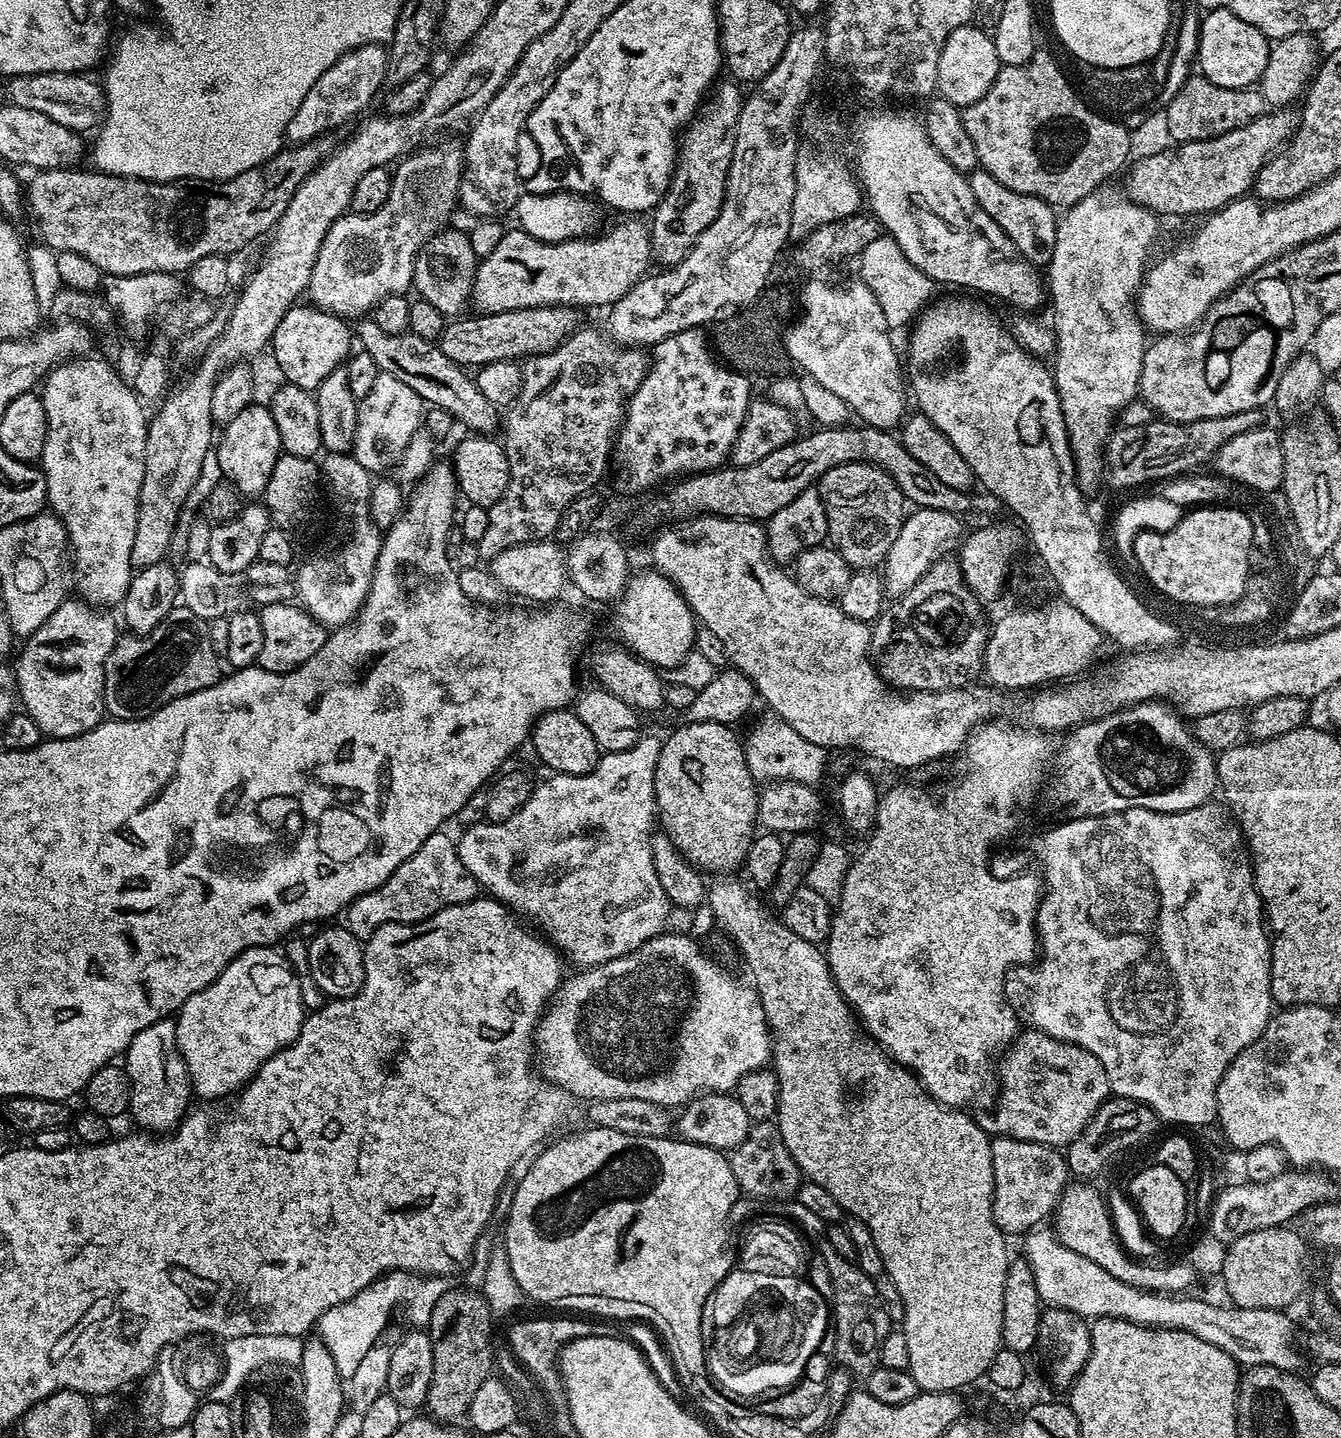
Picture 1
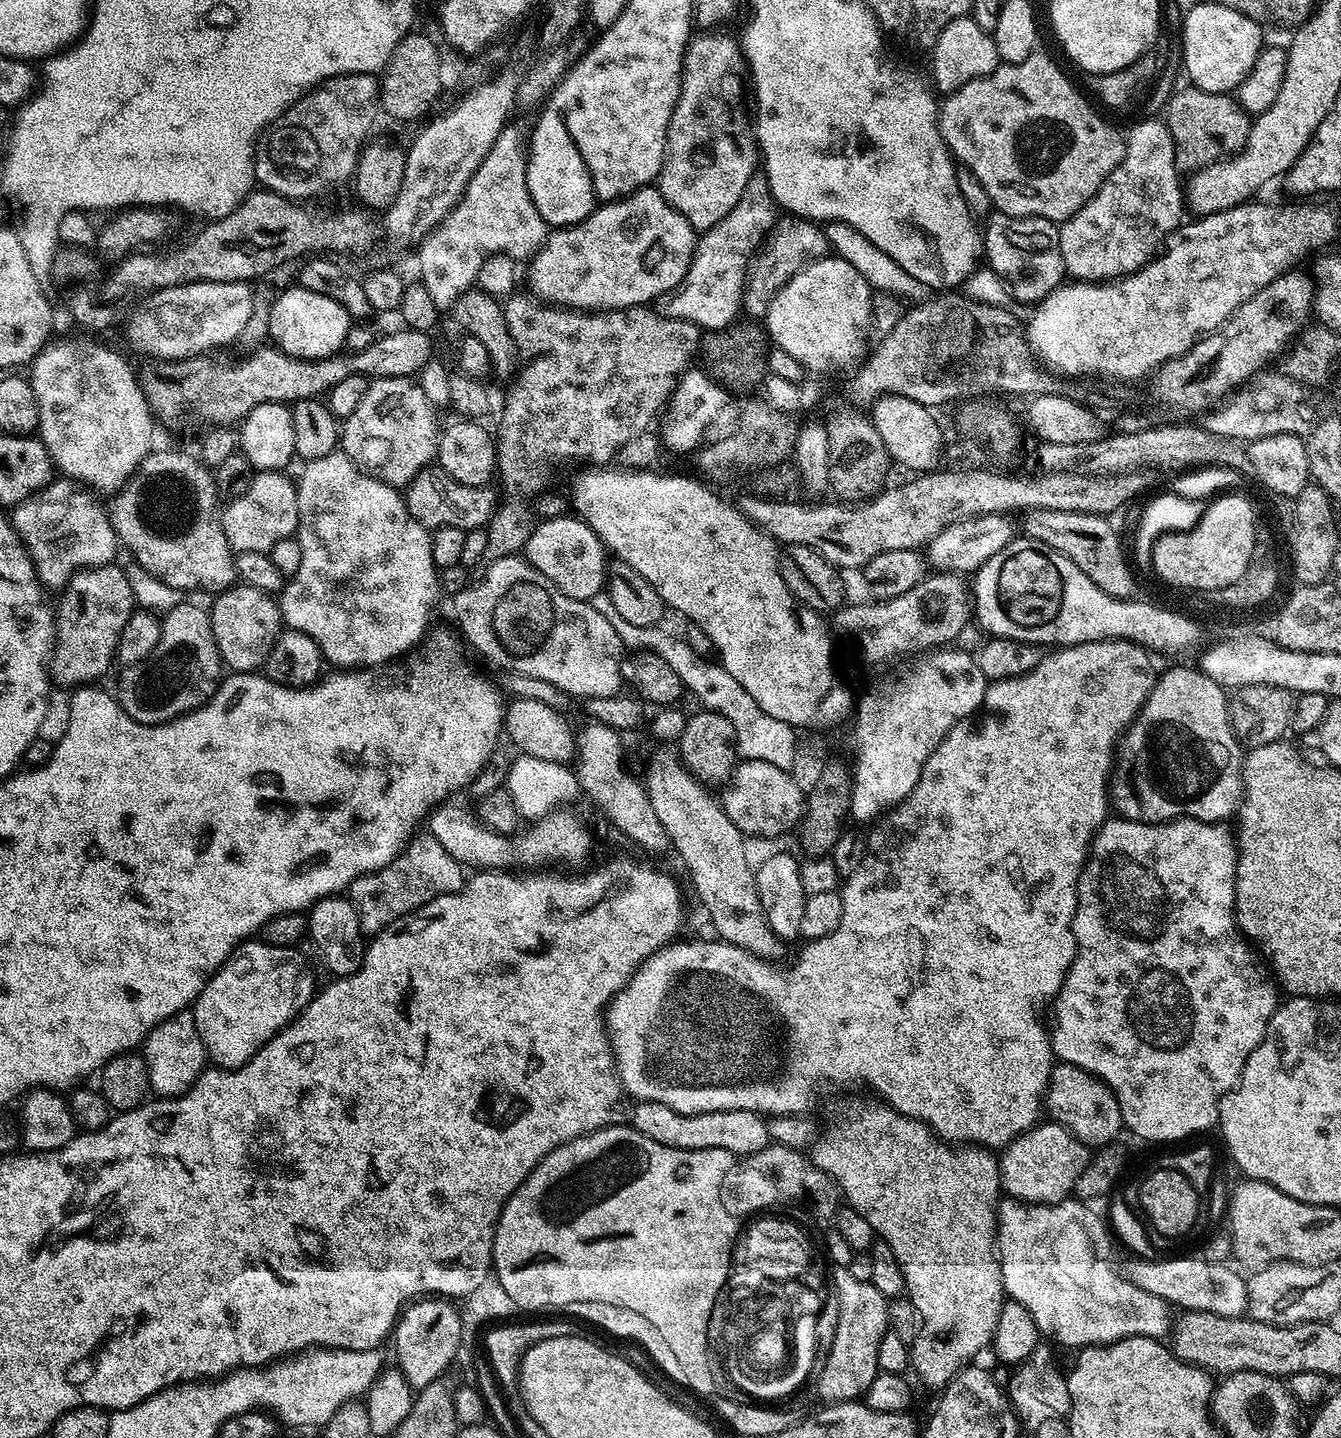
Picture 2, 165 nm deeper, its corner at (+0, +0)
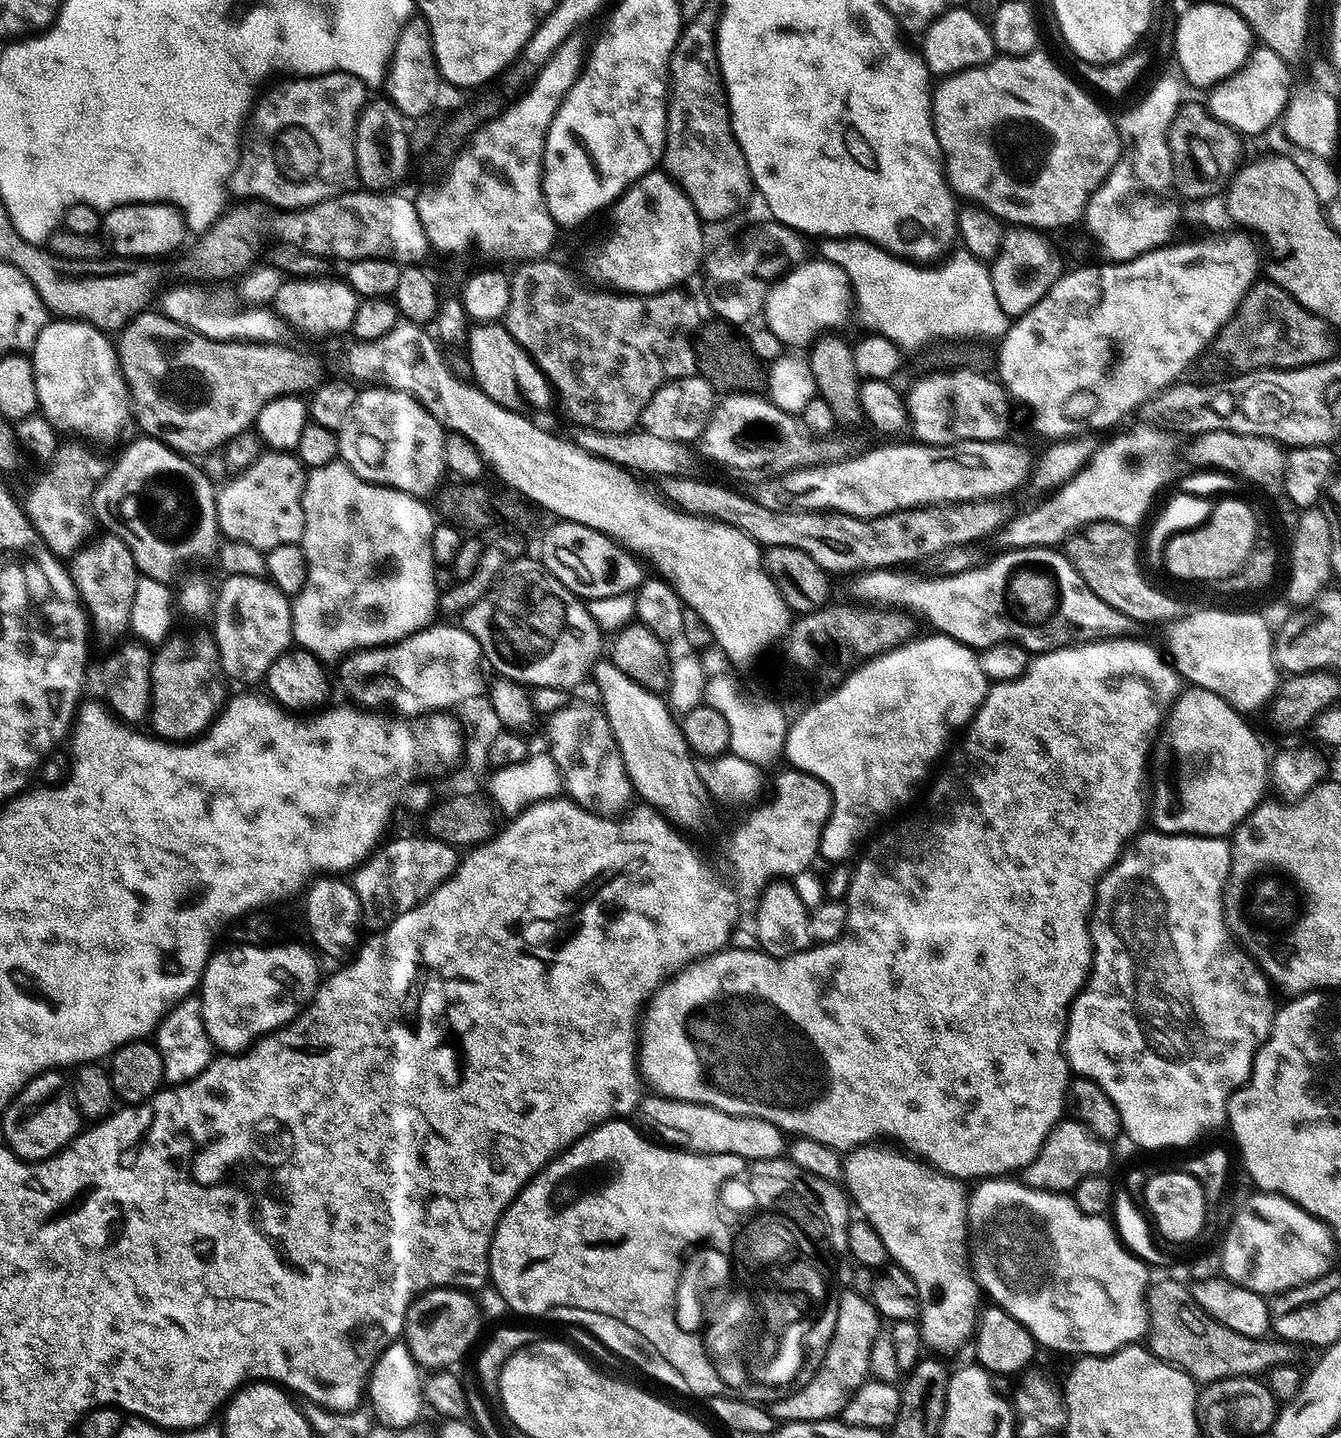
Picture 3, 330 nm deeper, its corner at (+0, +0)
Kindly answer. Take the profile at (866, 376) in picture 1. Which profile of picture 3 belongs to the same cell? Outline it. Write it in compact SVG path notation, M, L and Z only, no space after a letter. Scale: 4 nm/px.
M827 258L811 260L799 264L787 276L775 281L764 296L763 323L774 330L786 346L811 345L813 340L846 323L848 311L851 313L854 308L852 286L846 274Z

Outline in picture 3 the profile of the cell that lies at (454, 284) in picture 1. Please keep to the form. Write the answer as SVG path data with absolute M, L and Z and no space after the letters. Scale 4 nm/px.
M473 323L466 341L468 368L476 387L481 388L498 406L506 406L515 412L536 414L544 412L554 404L554 389L544 377L544 371L532 360L526 349L509 334L503 323Z

